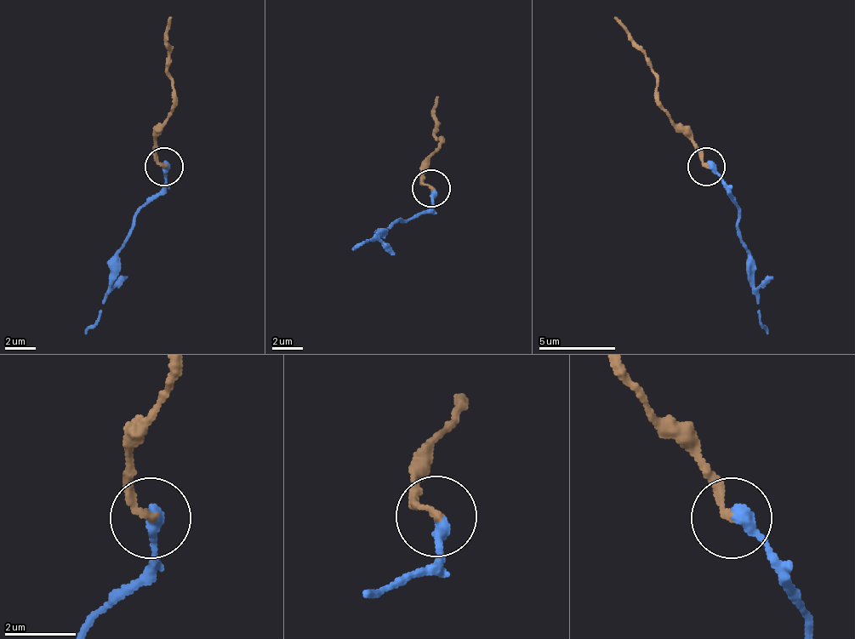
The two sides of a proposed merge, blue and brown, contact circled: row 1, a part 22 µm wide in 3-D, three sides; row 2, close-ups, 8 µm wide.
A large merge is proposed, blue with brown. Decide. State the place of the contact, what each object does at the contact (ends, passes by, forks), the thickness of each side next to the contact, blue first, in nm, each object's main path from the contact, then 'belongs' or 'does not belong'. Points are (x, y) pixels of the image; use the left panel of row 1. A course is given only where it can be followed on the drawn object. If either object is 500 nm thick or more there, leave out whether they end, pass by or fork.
(164, 166) | blue ends | brown ends | 360/200 nm | blue via (165, 167), (165, 186), (142, 209), (130, 236), (119, 251), (119, 274), (100, 320), (85, 335) | brown via (165, 167), (157, 148), (157, 129), (173, 110), (168, 56), (173, 19) | belongs

